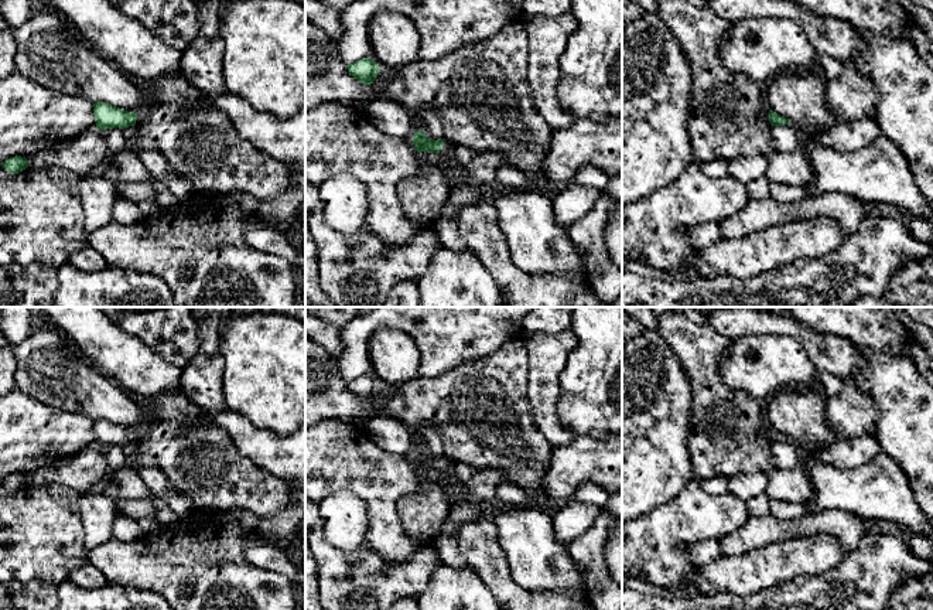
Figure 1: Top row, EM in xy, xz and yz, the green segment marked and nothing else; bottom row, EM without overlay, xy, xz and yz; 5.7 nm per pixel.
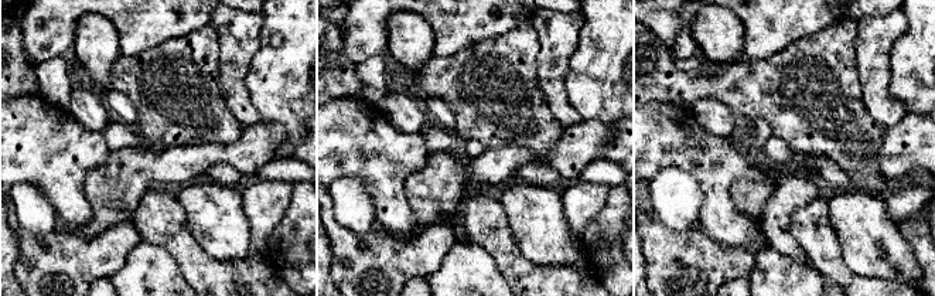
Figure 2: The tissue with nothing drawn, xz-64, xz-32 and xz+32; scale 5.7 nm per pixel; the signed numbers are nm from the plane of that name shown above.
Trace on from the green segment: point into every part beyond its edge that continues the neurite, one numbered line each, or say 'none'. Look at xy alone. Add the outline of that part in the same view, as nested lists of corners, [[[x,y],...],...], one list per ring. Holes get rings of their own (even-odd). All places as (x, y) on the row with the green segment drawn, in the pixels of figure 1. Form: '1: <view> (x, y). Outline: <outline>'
1: xy (130, 132). Outline: [[[127,126],[123,129],[123,134],[126,139],[126,143],[133,140],[137,136],[137,129],[134,126]]]

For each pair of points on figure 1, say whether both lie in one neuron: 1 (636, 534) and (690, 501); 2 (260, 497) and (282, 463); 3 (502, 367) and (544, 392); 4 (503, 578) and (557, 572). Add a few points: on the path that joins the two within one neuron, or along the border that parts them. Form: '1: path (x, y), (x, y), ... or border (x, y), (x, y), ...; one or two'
1: path (649, 528), (663, 528), (677, 514); one
2: border (246, 456), (289, 483); two
3: border (526, 347), (526, 392), (532, 413); two
4: border (501, 545), (512, 578), (526, 589), (543, 592); two

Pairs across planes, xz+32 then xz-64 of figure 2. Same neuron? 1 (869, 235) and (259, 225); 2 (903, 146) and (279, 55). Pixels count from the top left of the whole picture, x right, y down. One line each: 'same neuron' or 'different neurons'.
1: different neurons
2: different neurons

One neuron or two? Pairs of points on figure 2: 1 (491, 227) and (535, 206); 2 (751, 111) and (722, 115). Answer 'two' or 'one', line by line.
1: two
2: two

